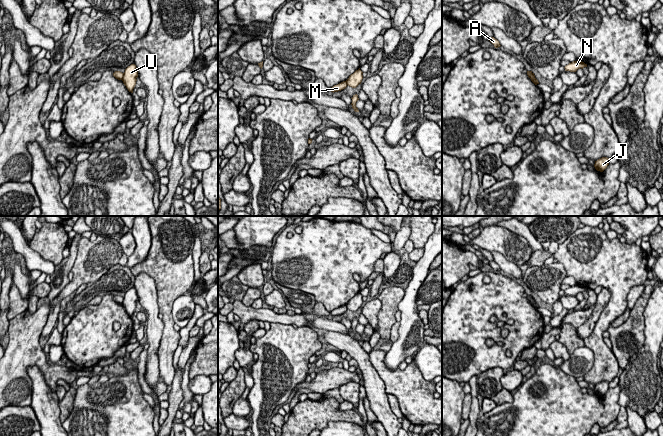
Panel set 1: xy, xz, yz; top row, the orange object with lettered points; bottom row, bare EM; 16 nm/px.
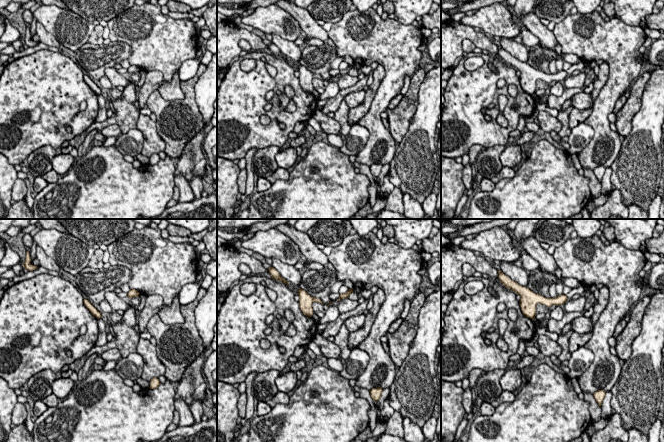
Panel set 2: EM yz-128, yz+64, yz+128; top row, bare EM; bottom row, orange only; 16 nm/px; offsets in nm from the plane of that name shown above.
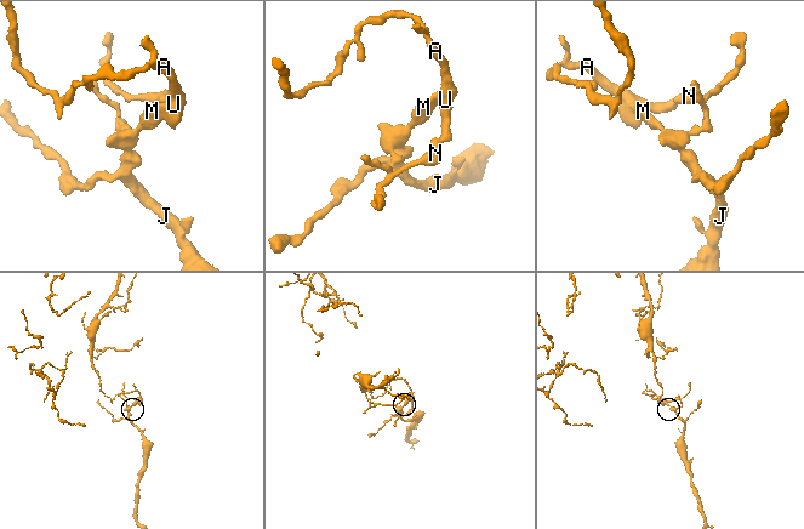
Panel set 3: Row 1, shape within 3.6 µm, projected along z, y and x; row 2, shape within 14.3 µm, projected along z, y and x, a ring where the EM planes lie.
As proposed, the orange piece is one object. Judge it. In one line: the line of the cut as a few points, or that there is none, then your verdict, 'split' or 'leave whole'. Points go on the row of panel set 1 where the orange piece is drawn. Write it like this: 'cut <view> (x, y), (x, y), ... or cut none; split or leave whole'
cut xy (124, 73), (121, 79); split

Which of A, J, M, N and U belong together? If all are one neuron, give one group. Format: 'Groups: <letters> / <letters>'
Groups: A N U / J M

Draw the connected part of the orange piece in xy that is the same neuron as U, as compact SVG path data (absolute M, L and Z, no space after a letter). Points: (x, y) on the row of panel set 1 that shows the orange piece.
M131 64L125 69L124 75L123 75L123 83L128 89L129 92L133 93L133 89L136 85L136 81L138 77L138 71L135 64Z

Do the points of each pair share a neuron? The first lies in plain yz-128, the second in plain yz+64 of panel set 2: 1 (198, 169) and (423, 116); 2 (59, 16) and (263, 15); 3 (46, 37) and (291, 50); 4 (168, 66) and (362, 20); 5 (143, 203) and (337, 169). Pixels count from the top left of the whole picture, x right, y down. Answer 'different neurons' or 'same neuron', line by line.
1: same neuron
2: same neuron
3: same neuron
4: same neuron
5: same neuron

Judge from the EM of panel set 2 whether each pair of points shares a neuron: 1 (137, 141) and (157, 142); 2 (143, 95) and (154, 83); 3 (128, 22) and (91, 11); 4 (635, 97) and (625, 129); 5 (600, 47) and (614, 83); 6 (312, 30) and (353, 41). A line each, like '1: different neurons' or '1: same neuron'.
1: different neurons
2: same neuron
3: different neurons
4: same neuron
5: same neuron
6: different neurons

